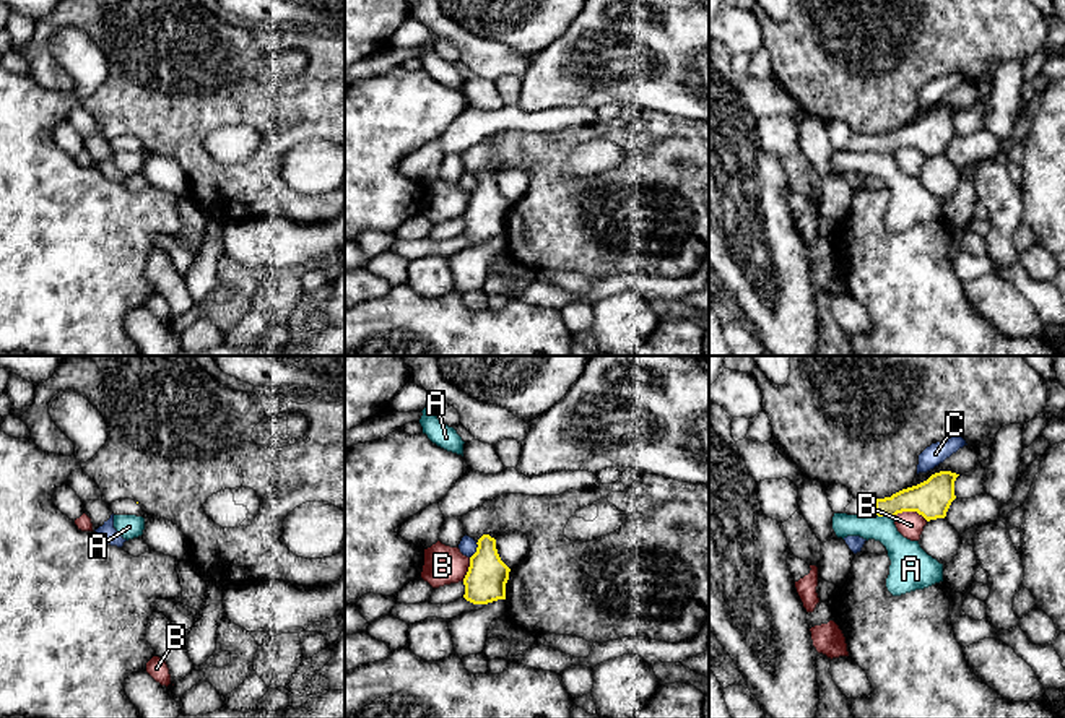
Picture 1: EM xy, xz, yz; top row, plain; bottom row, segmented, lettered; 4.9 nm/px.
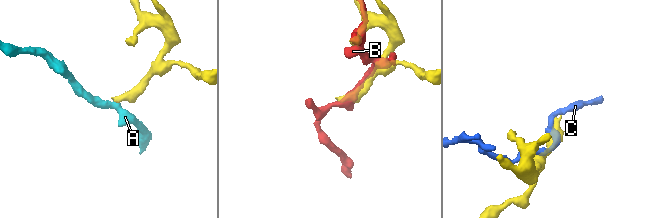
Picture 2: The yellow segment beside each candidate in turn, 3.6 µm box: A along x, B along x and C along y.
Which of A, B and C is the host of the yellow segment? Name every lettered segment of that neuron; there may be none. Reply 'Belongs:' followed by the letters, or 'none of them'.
Belongs: none of them

